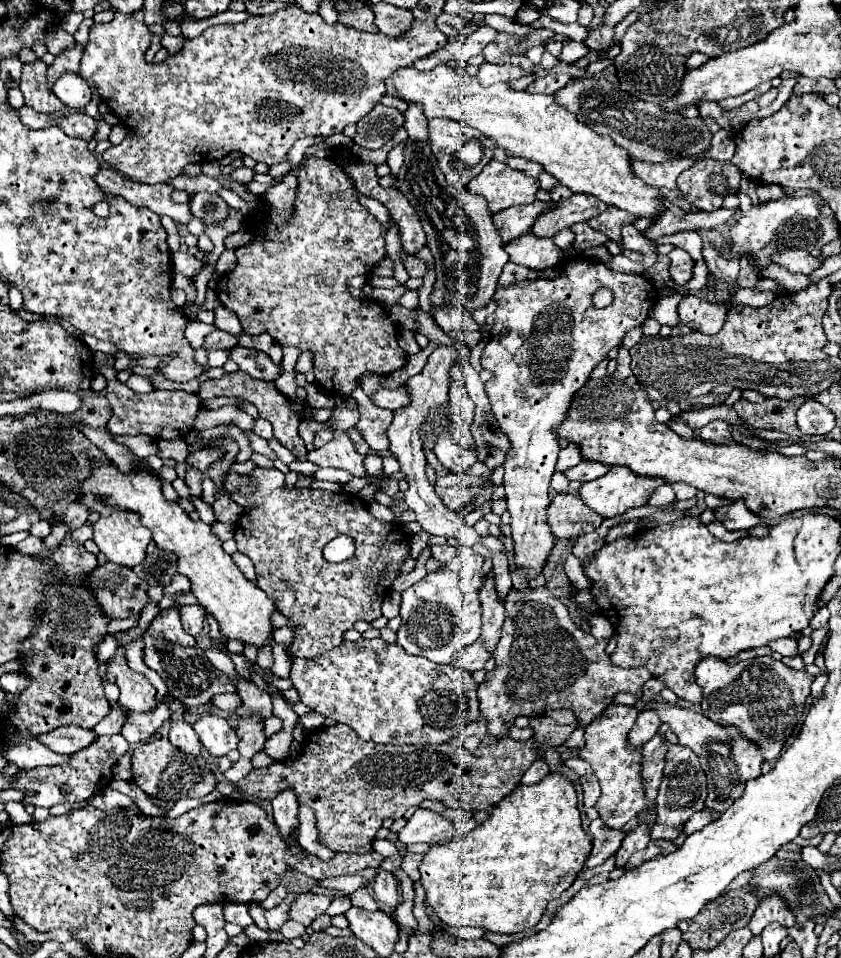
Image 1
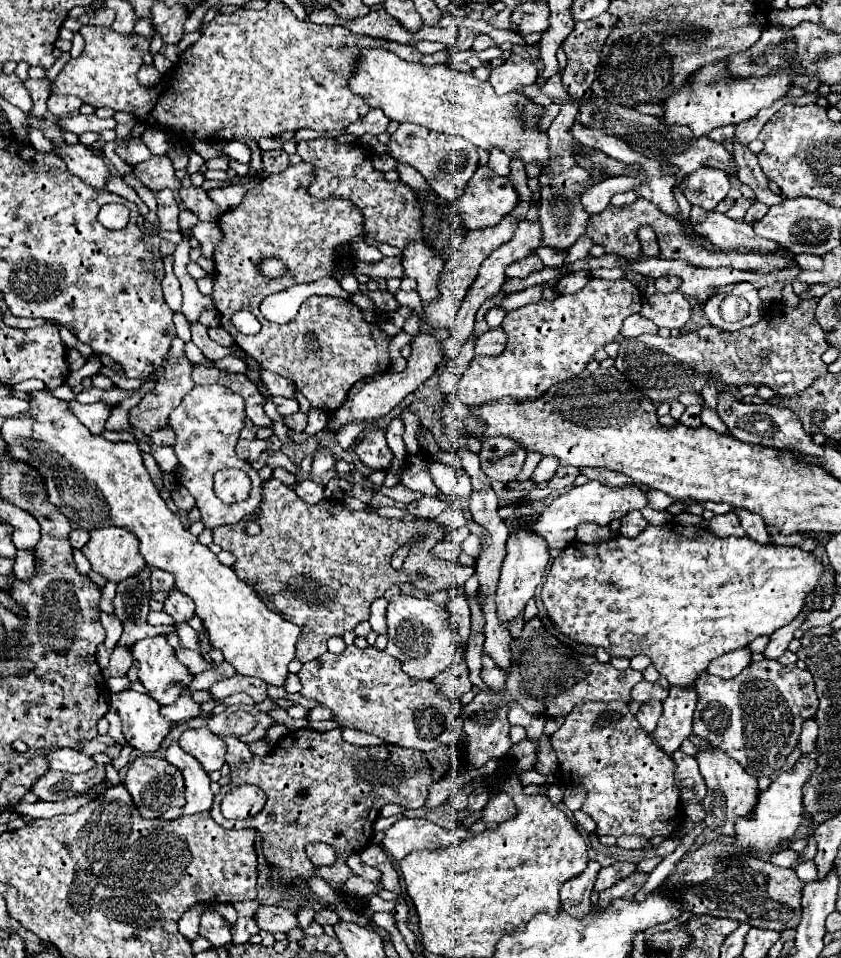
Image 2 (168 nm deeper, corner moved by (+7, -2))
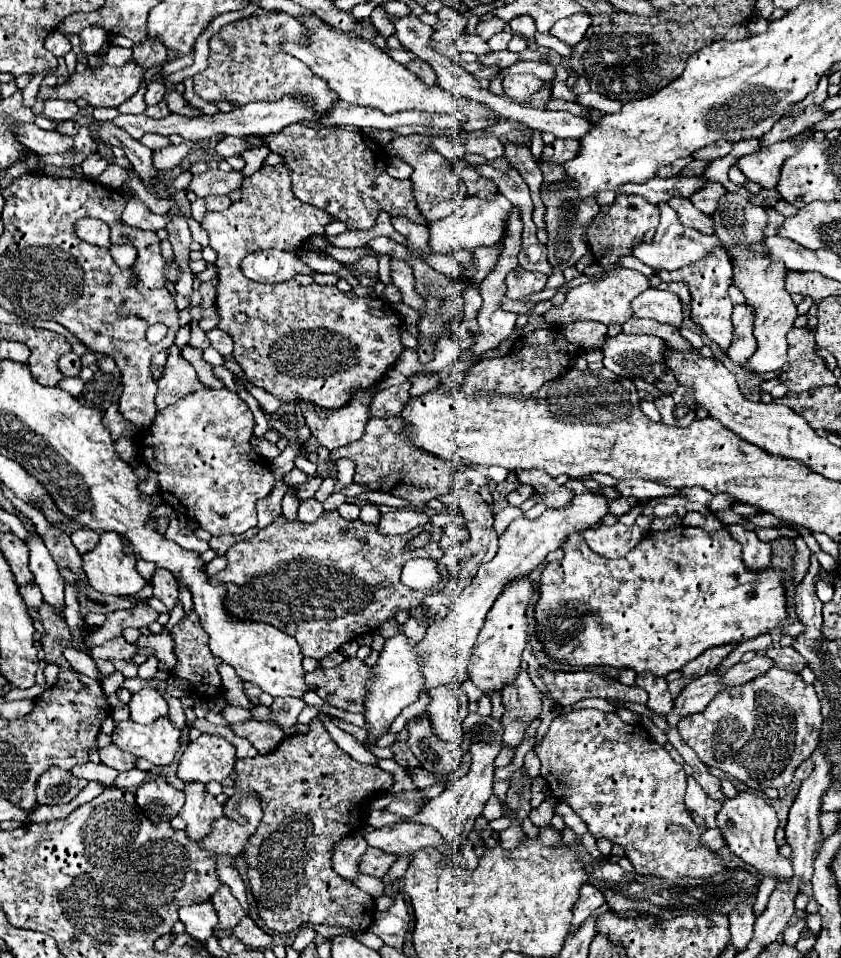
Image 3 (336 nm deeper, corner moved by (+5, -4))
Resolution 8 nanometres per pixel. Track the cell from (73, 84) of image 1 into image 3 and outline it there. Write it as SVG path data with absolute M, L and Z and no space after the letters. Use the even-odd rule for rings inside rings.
M47 100L47 104L43 104L43 108L45 108L43 114L55 122L71 120L79 110L75 102L67 102L67 100Z

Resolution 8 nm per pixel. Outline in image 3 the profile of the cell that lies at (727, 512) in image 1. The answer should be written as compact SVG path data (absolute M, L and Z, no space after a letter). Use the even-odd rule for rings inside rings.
M729 524L727 530L731 532L731 536L735 536L737 542L741 542L743 546L743 562L747 570L759 572L763 568L771 566L771 554L773 548L767 542L761 542L755 532L745 530L741 524Z

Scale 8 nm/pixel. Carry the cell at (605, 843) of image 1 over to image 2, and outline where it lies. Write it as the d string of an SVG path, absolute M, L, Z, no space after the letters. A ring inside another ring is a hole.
M589 860L585 872L577 874L577 878L571 878L569 882L565 882L561 886L561 890L559 890L561 904L569 914L583 916L589 912L589 904L591 904L589 896L591 896L591 890L595 886L595 878L597 878L599 870L601 870L599 862Z

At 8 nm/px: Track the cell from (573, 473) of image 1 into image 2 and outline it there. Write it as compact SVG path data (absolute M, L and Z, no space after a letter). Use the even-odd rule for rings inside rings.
M581 468L581 474L587 476L589 480L599 480L601 484L607 486L623 486L623 484L633 484L629 478L625 478L625 474L617 474L613 470L605 470L605 468Z

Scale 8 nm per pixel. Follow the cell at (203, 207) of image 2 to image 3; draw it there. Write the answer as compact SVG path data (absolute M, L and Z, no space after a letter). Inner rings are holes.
M207 196L207 198L205 198L205 202L207 202L207 210L209 210L209 212L225 210L225 208L229 208L229 206L231 206L229 196Z

